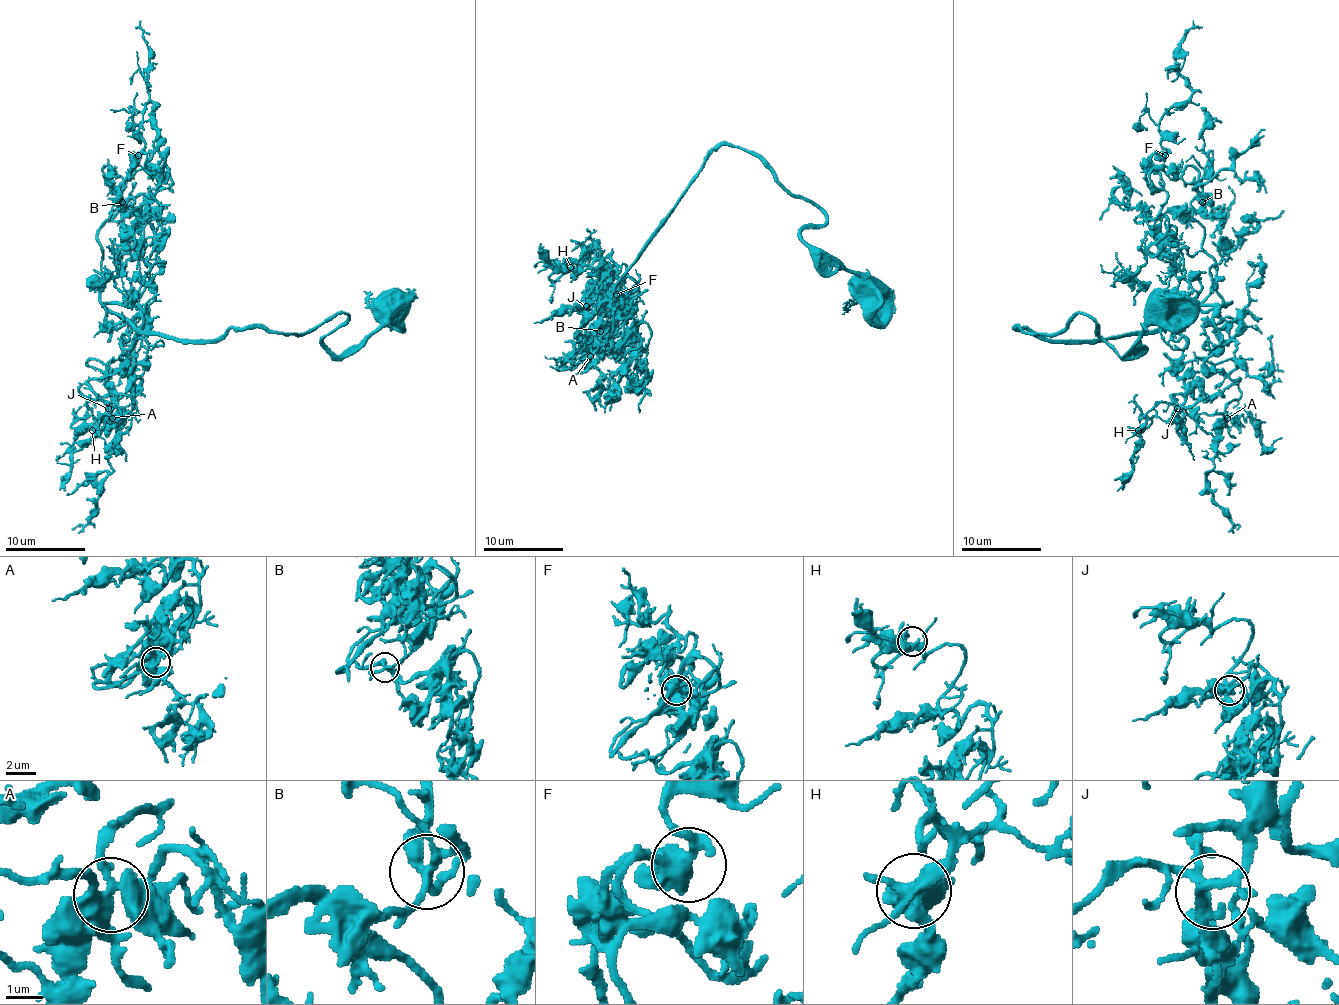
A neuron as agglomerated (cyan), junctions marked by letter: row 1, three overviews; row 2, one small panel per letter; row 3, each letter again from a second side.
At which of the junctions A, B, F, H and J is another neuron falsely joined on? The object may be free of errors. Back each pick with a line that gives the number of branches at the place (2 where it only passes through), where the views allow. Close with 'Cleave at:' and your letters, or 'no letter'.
Cleave at: no letter

